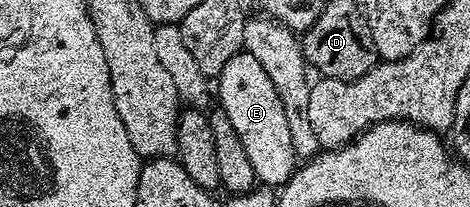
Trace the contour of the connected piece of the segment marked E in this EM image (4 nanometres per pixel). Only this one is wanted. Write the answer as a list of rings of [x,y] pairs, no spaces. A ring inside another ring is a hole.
[[[242,51],[227,59],[227,67],[215,79],[215,97],[221,100],[219,108],[227,111],[231,127],[239,134],[258,182],[265,187],[285,186],[299,167],[299,159],[295,147],[291,147],[291,131],[287,128],[287,115],[283,115],[283,103],[275,95],[275,83],[267,79],[267,71],[263,71],[255,55]]]

